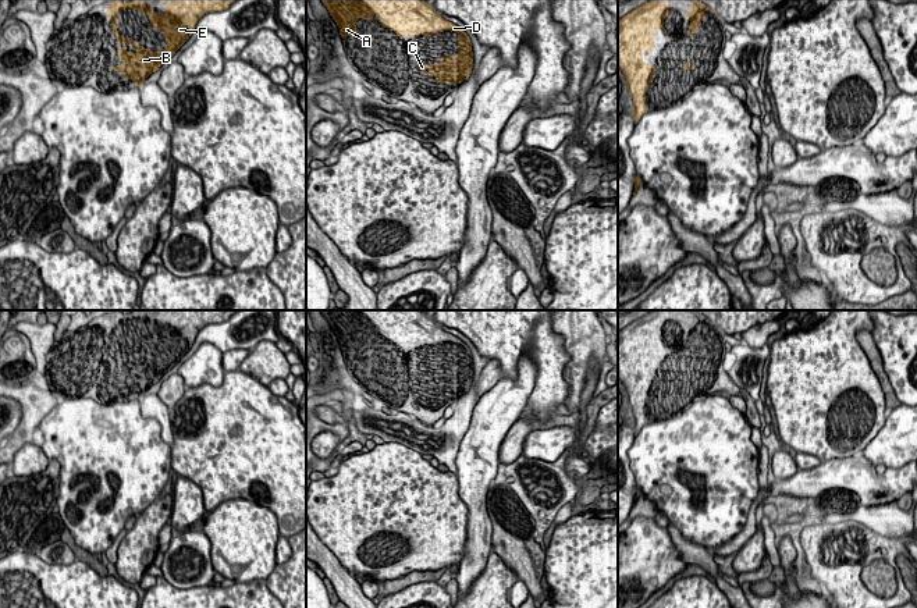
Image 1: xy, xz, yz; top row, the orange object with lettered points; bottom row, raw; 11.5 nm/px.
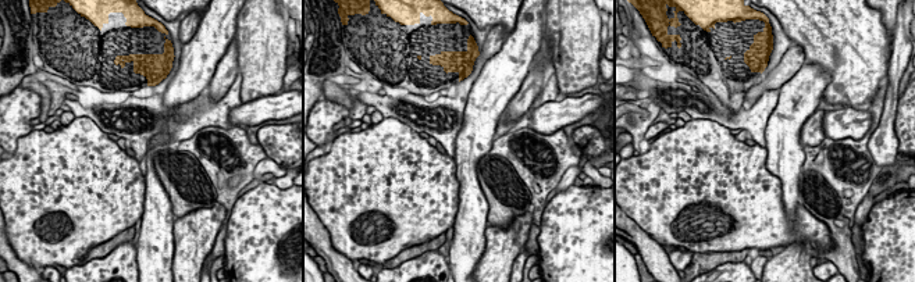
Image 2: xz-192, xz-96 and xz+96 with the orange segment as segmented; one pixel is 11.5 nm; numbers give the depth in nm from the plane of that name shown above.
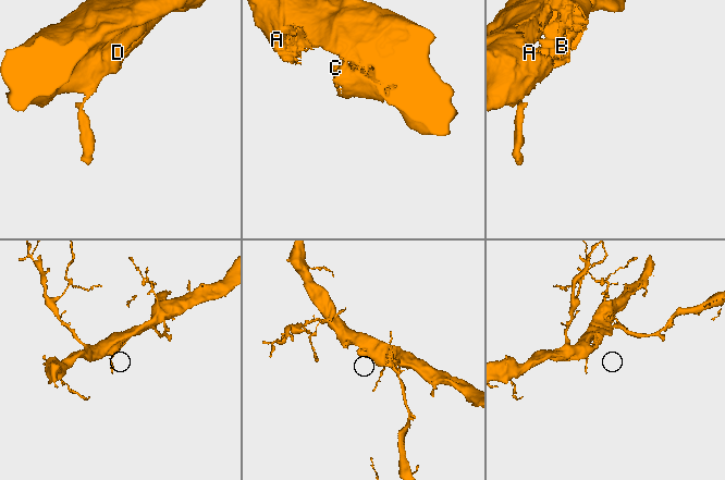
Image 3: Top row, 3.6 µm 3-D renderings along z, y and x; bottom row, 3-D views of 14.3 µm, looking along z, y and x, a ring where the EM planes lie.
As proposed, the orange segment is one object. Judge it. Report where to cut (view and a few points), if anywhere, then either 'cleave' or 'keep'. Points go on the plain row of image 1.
no cut; keep

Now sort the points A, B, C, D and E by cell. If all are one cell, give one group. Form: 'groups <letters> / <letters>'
groups A B C D E

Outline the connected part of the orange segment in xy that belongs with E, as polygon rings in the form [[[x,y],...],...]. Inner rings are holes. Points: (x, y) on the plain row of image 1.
[[[142,310],[113,312],[106,326],[110,327],[113,345],[121,358],[117,369],[122,373],[122,377],[111,377],[111,383],[121,383],[124,390],[132,391],[136,398],[142,398],[145,391],[152,384],[159,383],[163,374],[173,369],[189,351],[205,326],[227,321],[235,312],[238,310],[160,310],[160,314],[166,316],[164,326],[146,317]],[[125,320],[143,323],[150,331],[149,337],[166,346],[164,363],[149,363],[139,358],[136,352],[127,352],[120,346],[117,328]]]

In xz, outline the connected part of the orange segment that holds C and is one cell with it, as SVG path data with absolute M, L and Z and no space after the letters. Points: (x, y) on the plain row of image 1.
M321 310L321 313L340 338L341 348L356 349L356 333L359 330L373 331L374 327L384 339L394 342L401 351L406 351L408 348L417 349L419 346L424 346L427 351L429 348L444 342L456 344L458 366L441 369L440 376L419 376L419 384L434 387L437 395L461 395L472 385L473 363L469 348L458 337L437 327L436 320L429 317L423 310Z

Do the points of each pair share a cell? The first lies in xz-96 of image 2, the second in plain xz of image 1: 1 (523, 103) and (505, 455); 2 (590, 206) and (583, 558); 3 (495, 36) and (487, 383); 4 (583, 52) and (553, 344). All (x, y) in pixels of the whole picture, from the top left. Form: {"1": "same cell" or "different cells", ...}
{"1": "same cell", "2": "same cell", "3": "same cell", "4": "different cells"}

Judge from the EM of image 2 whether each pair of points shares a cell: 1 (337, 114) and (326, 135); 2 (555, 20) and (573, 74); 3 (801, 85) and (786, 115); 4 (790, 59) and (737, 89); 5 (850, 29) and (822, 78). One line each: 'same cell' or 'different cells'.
1: same cell
2: same cell
3: same cell
4: different cells
5: different cells

